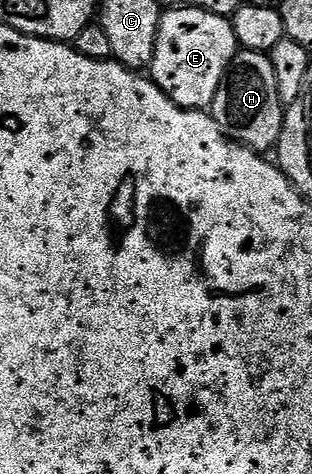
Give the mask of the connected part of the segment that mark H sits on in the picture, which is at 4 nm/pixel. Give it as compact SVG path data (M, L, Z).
M237 51L218 86L218 94L210 109L210 115L217 126L243 148L268 154L280 140L285 111L286 105L278 98L278 81L274 78L271 55Z

